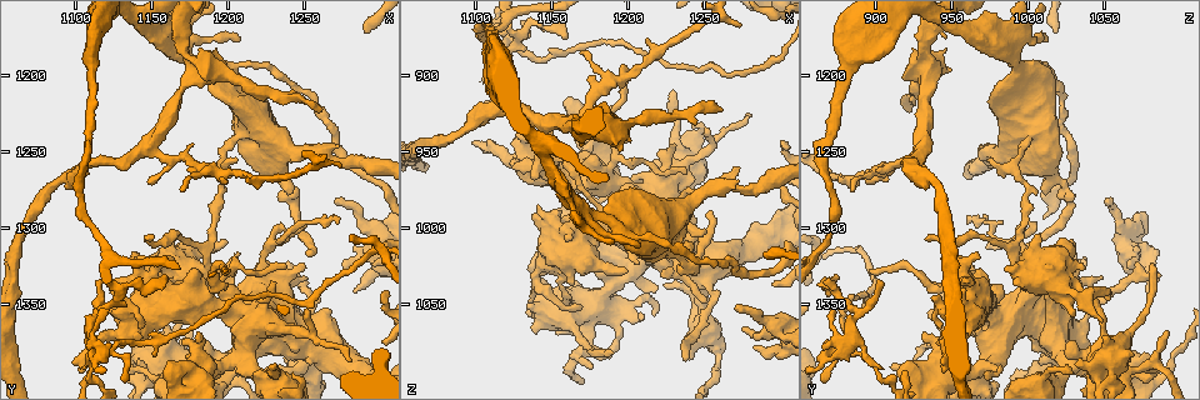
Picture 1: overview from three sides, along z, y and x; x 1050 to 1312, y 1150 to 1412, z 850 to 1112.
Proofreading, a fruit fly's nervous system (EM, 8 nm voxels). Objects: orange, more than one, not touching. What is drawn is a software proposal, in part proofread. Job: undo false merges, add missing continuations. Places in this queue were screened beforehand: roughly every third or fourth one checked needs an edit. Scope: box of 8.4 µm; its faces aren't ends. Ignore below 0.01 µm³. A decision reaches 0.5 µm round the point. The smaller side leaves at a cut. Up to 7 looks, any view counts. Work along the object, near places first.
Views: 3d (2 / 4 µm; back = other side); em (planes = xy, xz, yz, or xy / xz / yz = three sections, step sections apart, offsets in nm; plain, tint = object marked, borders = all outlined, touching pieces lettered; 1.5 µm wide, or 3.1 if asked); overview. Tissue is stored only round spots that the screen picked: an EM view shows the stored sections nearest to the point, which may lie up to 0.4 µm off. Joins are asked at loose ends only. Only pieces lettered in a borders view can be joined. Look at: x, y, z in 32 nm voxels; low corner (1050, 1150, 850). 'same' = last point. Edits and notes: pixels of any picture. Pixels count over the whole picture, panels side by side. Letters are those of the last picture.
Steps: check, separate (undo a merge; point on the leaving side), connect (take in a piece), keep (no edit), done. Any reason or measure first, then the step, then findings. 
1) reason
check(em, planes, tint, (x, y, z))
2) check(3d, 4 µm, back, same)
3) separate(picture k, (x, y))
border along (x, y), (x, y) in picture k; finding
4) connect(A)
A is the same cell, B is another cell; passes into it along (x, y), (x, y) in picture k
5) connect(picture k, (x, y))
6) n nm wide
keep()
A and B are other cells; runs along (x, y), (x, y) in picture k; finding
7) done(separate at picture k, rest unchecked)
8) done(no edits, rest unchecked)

tapers out
check(em, planes, borders, (1260, 1222, 922))

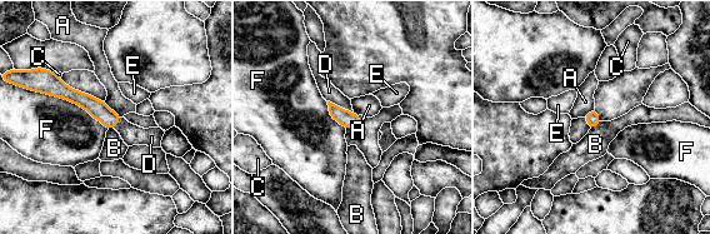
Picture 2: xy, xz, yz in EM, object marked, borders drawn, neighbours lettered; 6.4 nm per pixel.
90 nm wide; F touches over 550 nm
connect(D)
D is the same cell, A, B, C, E and F are other cells; it goes on there

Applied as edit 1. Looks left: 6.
thick turns thin
check(3d, 4 µm, back, (1212, 1192, 1008))

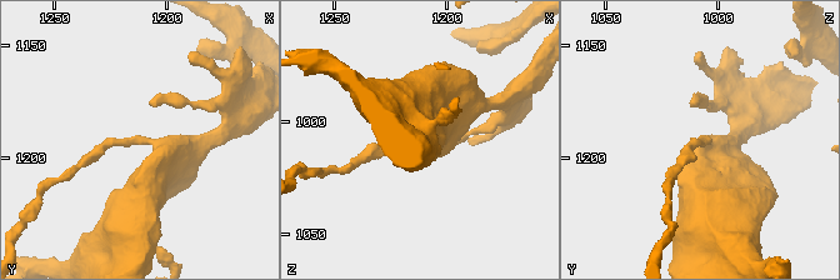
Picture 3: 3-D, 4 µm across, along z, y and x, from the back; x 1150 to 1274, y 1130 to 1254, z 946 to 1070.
need the tissue
check(em, planes, plain, (1209, 1192, 1007))

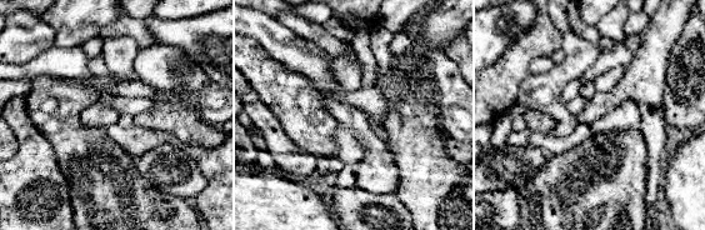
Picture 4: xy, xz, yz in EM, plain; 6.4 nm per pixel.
what lies round it
check(em, planes, borders, same)

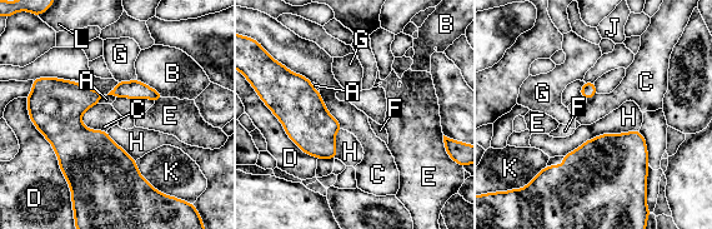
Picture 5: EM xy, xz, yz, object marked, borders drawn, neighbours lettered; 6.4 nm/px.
H touches over 500 nm
keep()
A, B, C, D, E, F, G, H, J, K and L are other cells; continuous, no second neuron

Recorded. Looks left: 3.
four-way junction
check(em, yz, step 8, tint, (1114, 1172, 894))

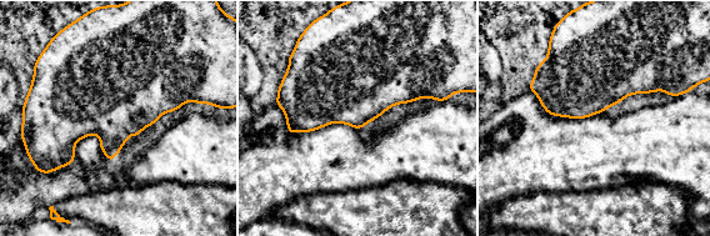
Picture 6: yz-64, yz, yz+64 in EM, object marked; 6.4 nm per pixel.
check(em, planes, borders, same)

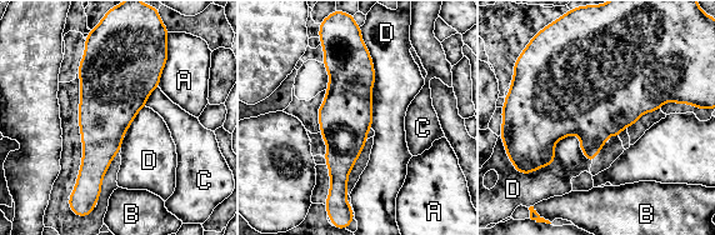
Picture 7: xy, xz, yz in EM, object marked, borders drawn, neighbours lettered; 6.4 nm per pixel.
keep()
A, B, C and D are other cells; runs along (346, 45), (339, 194) in picture 7; all the same neuron

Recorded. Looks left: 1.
done(connect at picture 2, rest unchecked)

